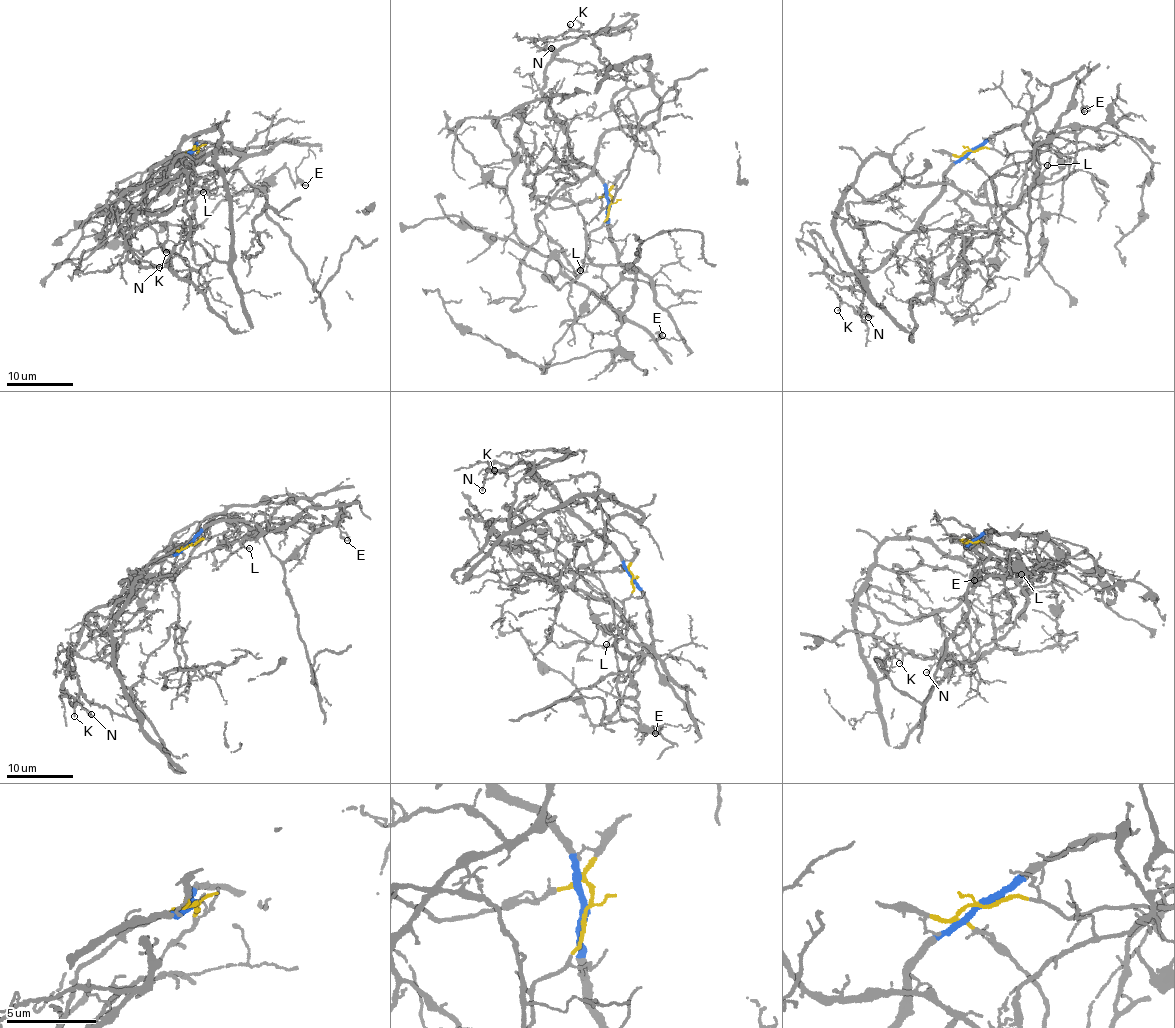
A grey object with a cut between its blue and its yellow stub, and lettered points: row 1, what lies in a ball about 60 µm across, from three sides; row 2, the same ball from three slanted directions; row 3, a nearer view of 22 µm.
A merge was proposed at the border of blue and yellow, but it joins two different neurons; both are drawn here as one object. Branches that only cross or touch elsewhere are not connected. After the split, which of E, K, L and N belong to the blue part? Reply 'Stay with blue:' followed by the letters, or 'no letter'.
Stay with blue: E, K, L, N

